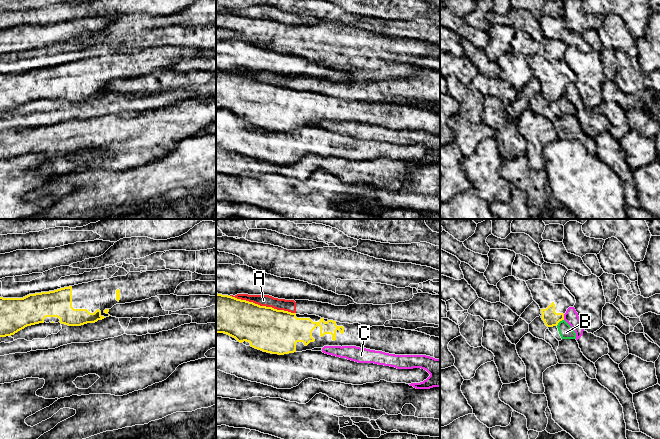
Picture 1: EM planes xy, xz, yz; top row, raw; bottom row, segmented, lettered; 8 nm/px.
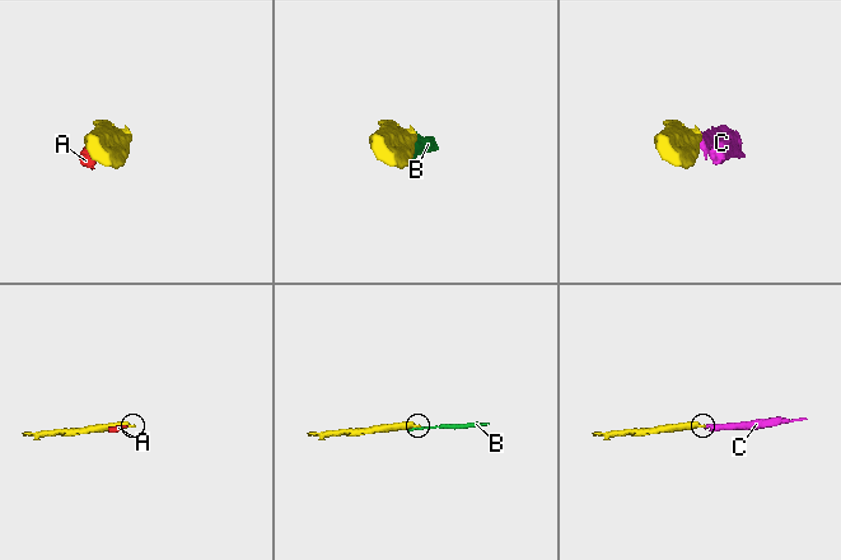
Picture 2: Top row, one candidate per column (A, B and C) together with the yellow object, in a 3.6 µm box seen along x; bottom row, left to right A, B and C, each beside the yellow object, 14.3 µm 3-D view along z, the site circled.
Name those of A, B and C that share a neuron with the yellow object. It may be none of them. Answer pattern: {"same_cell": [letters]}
{"same_cell": []}

